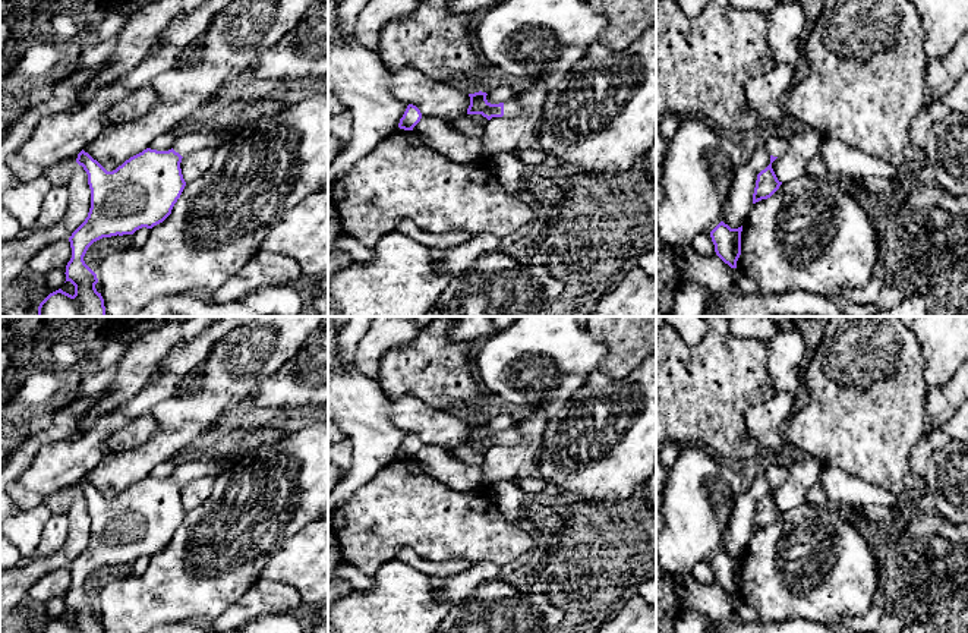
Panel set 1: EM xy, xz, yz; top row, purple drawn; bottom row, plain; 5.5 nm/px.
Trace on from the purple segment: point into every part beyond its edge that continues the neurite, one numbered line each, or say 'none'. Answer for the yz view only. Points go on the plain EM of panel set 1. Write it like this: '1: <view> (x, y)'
1: yz (776, 474)

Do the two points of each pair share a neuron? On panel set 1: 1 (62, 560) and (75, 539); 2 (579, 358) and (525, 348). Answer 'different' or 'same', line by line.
1: same
2: same

